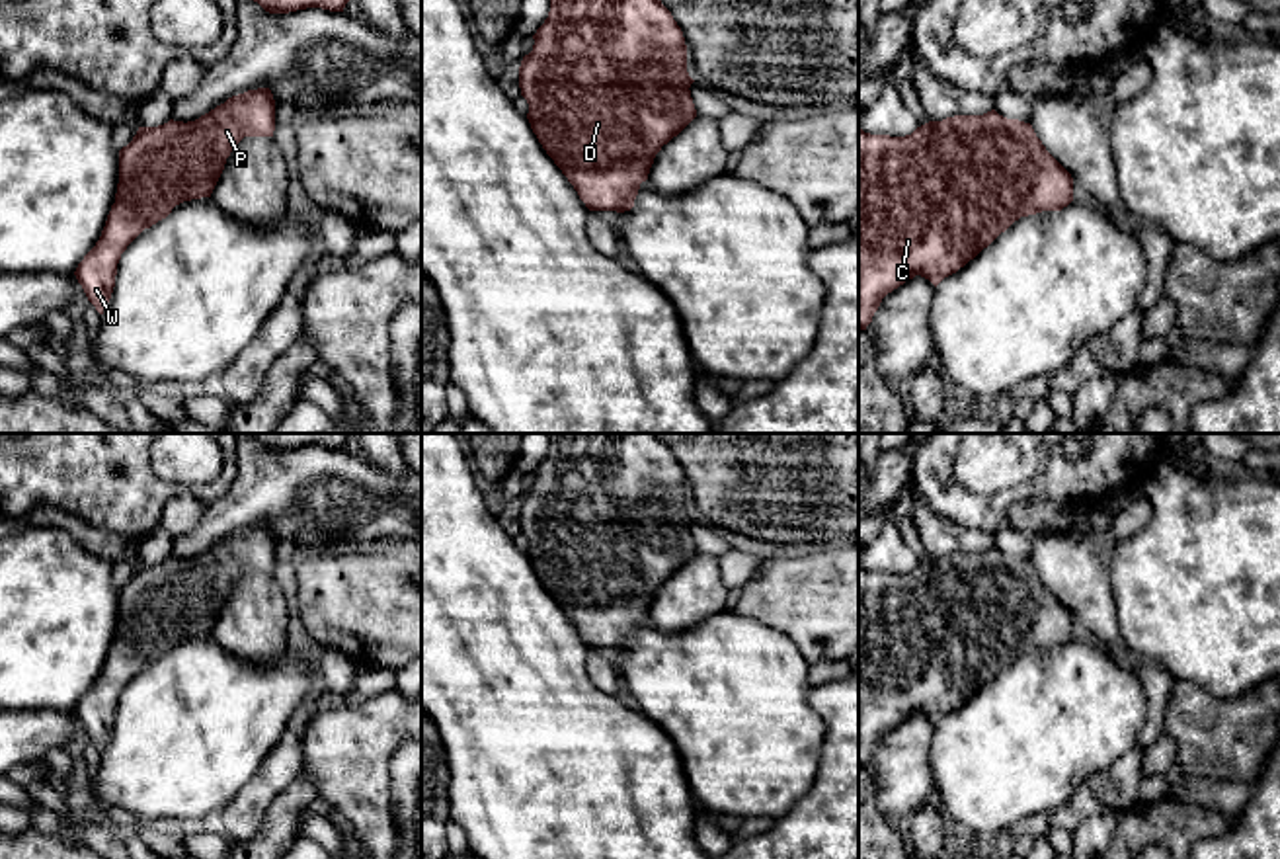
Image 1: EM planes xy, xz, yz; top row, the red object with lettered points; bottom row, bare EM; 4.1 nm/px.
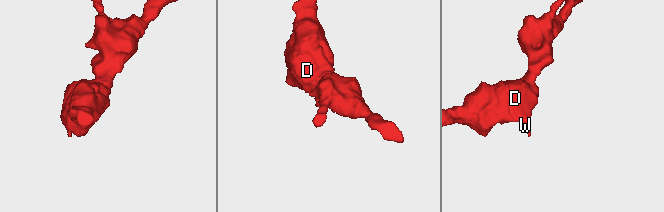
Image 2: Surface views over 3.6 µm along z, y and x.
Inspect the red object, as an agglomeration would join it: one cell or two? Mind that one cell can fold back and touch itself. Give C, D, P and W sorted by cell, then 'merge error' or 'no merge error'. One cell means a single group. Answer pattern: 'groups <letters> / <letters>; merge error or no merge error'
groups C D P W; no merge error

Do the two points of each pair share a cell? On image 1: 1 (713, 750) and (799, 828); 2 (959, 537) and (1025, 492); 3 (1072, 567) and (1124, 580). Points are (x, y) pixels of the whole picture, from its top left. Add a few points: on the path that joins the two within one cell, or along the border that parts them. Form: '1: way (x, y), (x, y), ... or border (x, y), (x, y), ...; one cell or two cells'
1: border (812, 779), (806, 793), (775, 820); two cells
2: border (929, 508), (947, 520), (986, 530), (992, 535); two cells
3: border (1130, 535), (1113, 547), (1109, 565), (1119, 621); two cells

